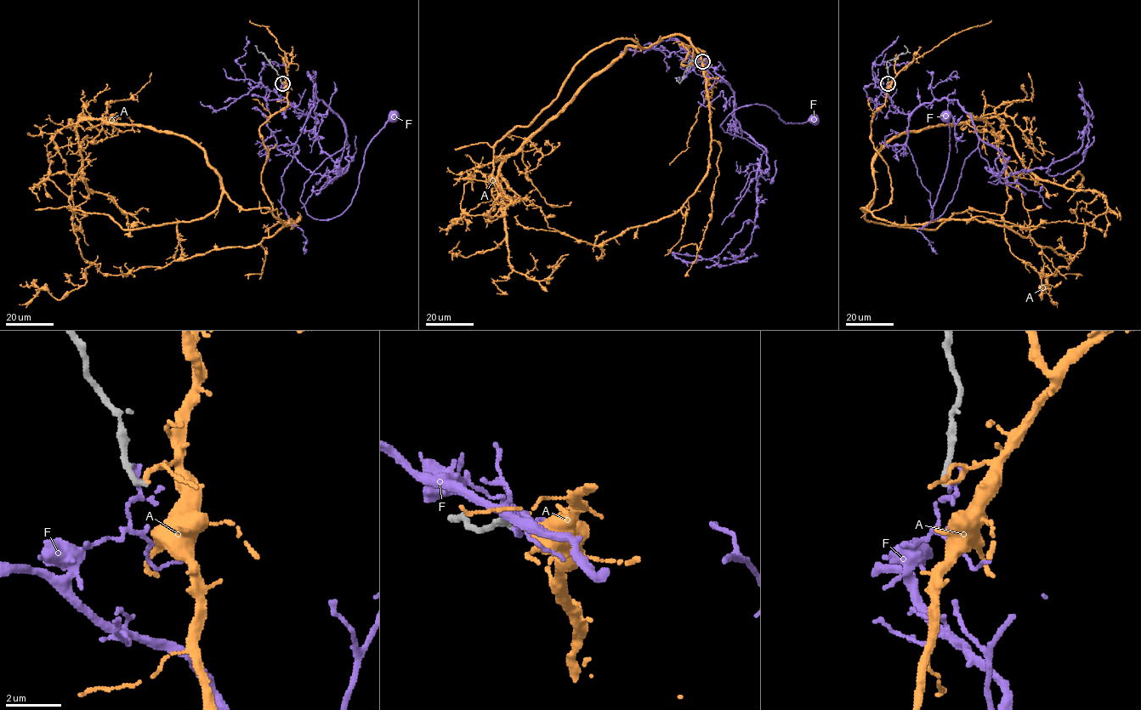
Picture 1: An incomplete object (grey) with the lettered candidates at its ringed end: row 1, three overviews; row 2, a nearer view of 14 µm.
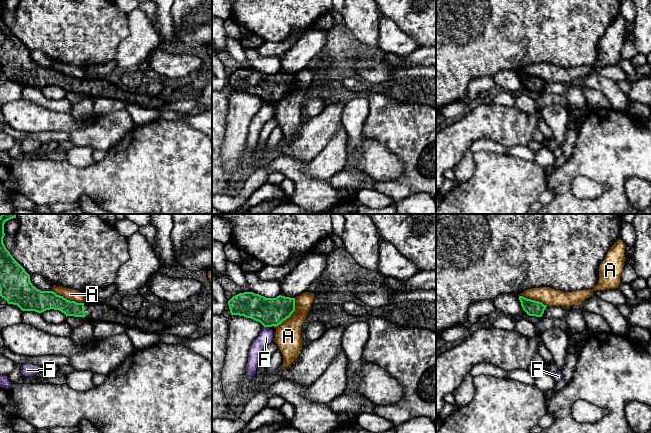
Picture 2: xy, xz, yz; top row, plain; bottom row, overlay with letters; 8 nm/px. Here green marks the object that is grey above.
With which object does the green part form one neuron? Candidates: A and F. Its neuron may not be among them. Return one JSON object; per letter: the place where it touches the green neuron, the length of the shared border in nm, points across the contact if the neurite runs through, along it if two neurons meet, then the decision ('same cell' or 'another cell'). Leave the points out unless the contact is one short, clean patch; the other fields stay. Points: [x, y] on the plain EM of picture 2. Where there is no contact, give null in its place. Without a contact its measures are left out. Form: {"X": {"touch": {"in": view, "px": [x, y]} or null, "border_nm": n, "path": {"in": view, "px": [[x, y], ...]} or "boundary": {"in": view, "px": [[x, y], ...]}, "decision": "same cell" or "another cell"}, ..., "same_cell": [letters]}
{"A": {"touch": {"in": "xy", "px": [66, 75]}, "border_nm": 280, "boundary": {"in": "xy", "px": [[51, 66], [67, 75], [83, 79]]}, "decision": "another cell"}, "F": {"touch": {"in": "xz", "px": [266, 102]}, "border_nm": 40, "boundary": {"in": "xz", "px": [[264, 102], [268, 103]]}, "decision": "another cell"}, "same_cell": []}

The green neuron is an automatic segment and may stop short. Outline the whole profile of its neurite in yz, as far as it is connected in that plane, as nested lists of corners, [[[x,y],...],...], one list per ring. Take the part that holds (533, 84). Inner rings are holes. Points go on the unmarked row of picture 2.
[[[519,72],[519,76],[521,78],[521,82],[522,82],[523,86],[529,92],[542,93],[544,86],[547,83],[542,78],[527,75],[523,72]]]

